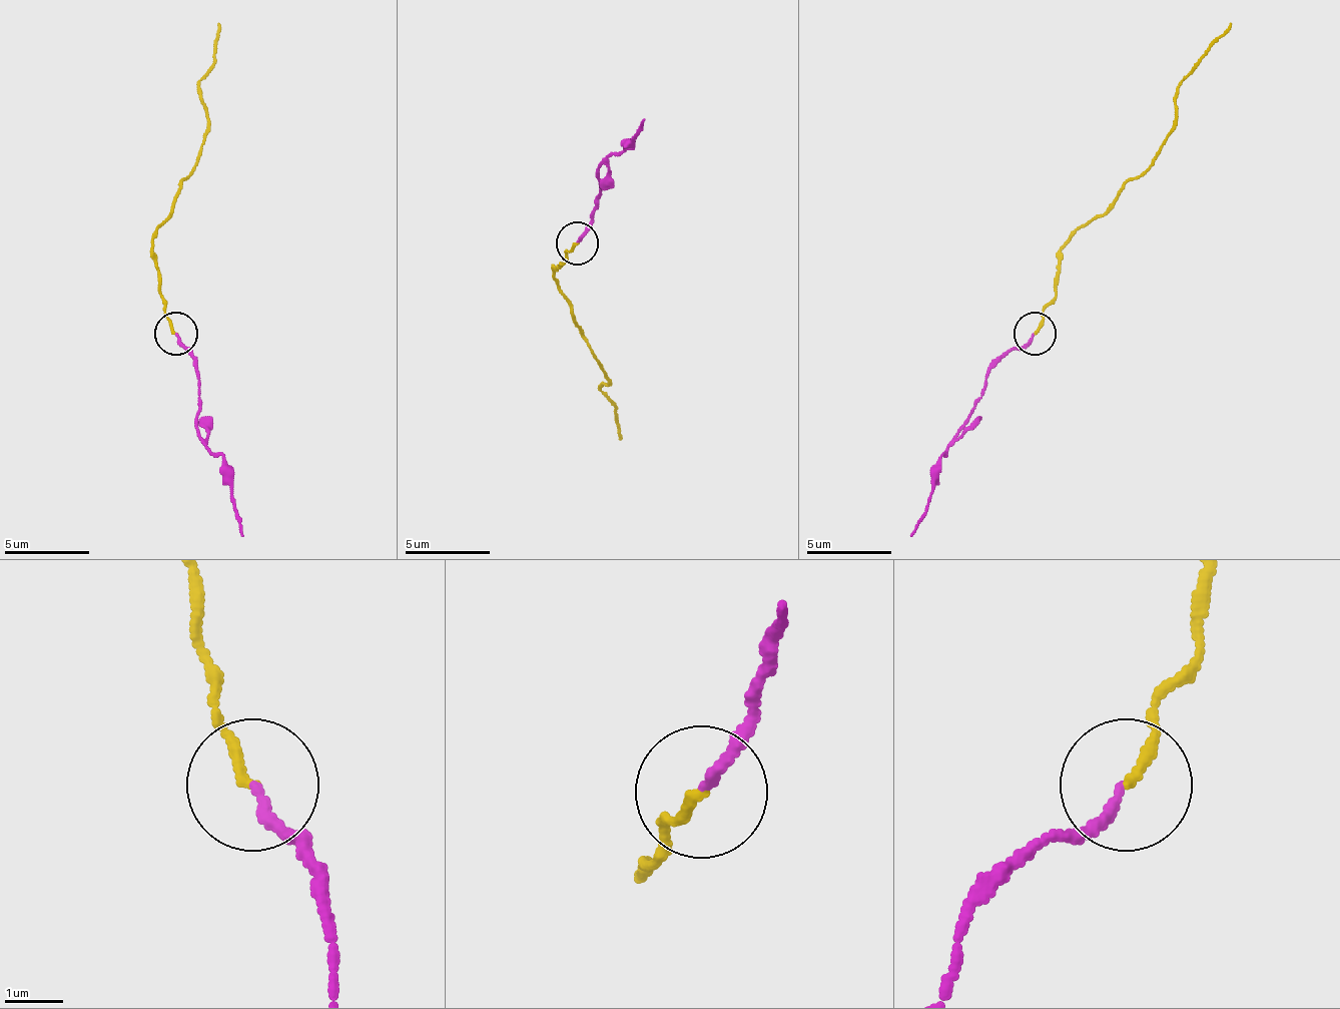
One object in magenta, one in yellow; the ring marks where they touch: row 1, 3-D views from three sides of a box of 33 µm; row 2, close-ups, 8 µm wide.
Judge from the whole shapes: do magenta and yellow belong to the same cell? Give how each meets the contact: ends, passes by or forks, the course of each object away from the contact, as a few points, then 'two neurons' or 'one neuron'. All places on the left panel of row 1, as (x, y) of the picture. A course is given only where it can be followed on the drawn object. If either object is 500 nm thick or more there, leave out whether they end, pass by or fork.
magenta ends; yellow ends; course magenta (176, 333), (198, 371), (198, 435), (223, 460), (236, 515), (244, 537); course yellow (176, 333), (159, 294), (151, 238), (202, 153), (206, 123), (198, 81), (215, 60), (219, 21); one neuron

